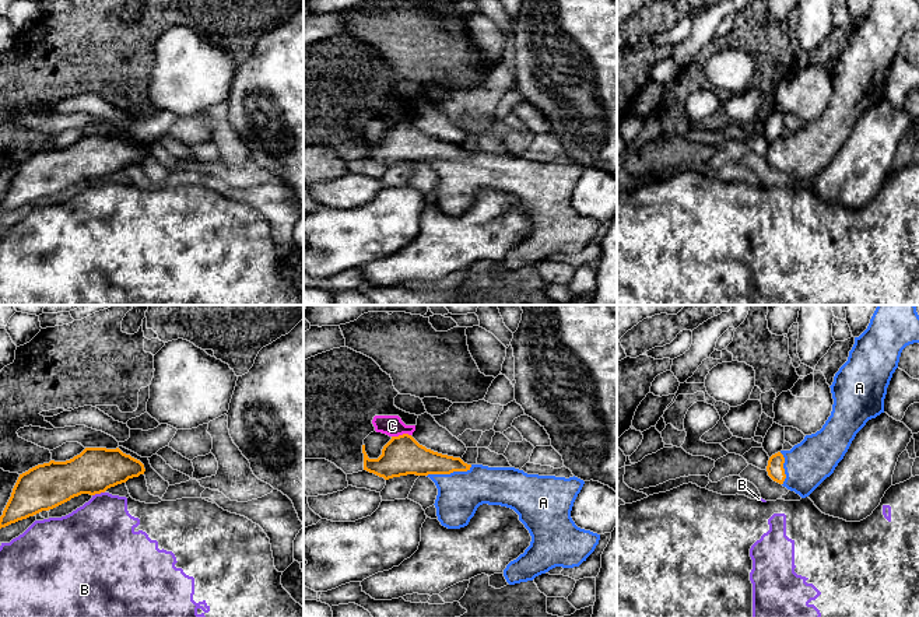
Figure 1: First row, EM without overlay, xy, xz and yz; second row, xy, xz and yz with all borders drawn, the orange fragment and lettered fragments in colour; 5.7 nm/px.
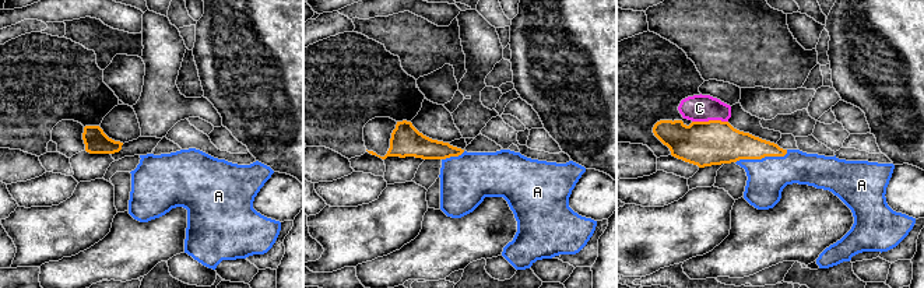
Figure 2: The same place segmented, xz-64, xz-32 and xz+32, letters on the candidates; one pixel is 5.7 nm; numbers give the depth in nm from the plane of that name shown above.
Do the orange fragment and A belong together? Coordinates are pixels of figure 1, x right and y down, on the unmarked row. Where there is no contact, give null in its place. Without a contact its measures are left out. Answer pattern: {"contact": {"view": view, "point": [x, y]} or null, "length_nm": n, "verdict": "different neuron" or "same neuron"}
{"contact": {"view": "xz", "point": [449, 160]}, "length_nm": 280, "verdict": "same neuron"}

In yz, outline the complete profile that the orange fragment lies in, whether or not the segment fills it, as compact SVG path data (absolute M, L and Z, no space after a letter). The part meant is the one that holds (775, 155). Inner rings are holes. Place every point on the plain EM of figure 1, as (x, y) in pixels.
M873 0L867 15L855 24L848 48L835 60L829 73L834 85L831 102L820 118L806 122L790 137L772 141L767 153L768 162L802 185L808 183L834 159L866 109L884 99L887 74L898 55L901 39L913 29L919 29L918 0Z

